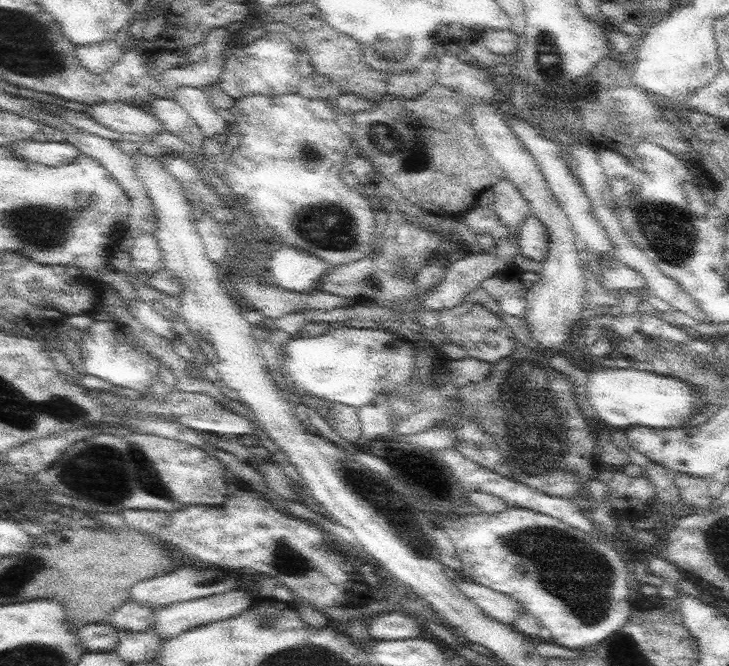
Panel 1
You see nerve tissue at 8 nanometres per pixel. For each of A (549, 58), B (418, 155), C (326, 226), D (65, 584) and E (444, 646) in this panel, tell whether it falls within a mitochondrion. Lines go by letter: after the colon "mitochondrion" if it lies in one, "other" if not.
A: mitochondrion
B: mitochondrion
C: mitochondrion
D: other
E: other

